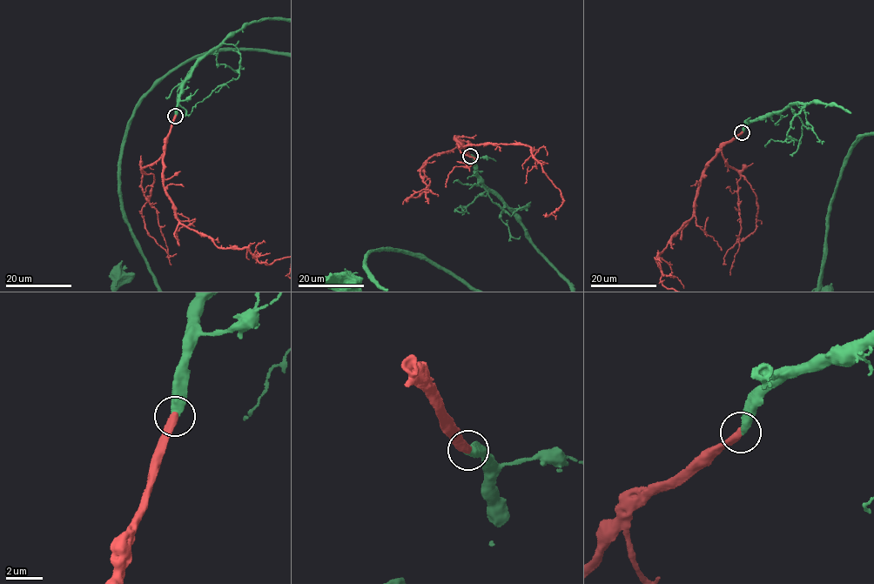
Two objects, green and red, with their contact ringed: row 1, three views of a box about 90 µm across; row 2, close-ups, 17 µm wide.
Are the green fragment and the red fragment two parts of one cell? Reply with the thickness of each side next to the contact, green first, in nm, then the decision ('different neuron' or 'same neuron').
calibres 480 and 460 nm; same neuron

